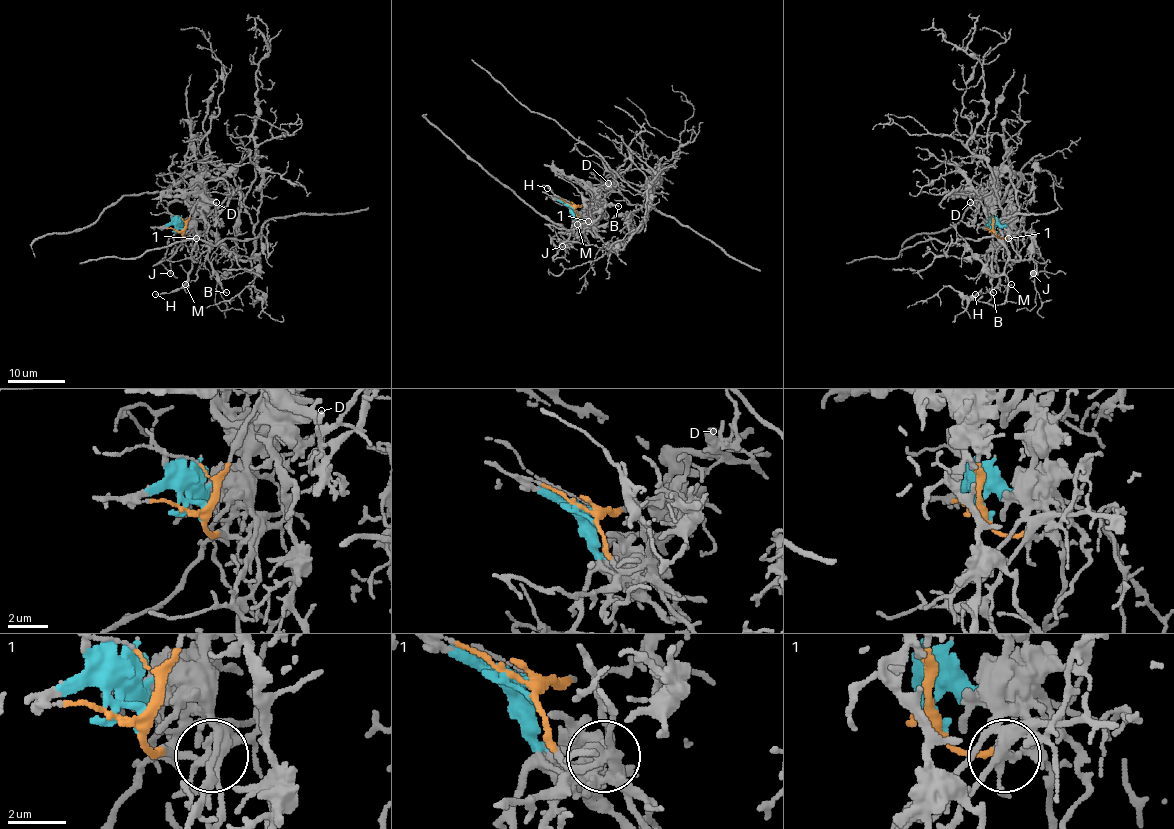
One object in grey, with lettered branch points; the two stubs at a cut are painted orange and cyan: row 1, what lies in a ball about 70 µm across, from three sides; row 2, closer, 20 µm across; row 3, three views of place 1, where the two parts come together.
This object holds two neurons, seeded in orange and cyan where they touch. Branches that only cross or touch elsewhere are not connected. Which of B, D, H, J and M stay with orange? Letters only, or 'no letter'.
H, M

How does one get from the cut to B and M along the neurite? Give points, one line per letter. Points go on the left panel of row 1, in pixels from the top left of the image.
B: (179, 230), (179, 226), (193, 219), (193, 209), (186, 202), (190, 206), (203, 202), (208, 261), (226, 293)
M: (180, 230), (184, 238), (197, 239), (189, 285), (184, 284)

